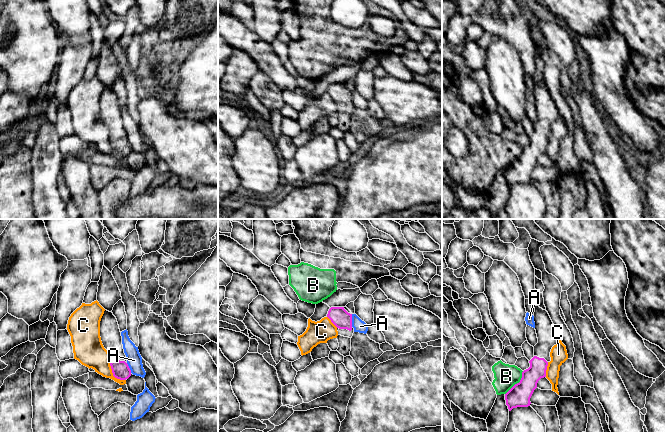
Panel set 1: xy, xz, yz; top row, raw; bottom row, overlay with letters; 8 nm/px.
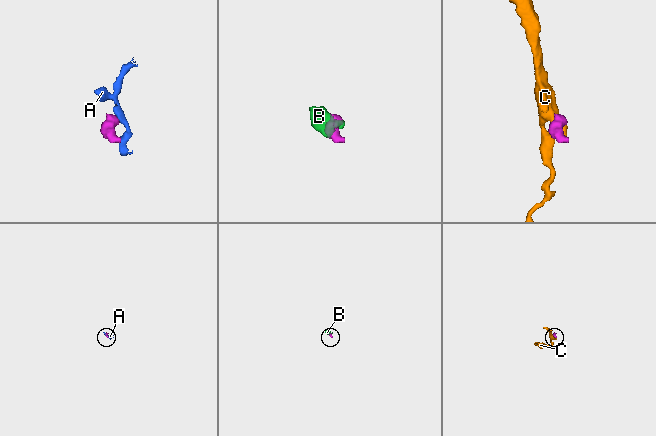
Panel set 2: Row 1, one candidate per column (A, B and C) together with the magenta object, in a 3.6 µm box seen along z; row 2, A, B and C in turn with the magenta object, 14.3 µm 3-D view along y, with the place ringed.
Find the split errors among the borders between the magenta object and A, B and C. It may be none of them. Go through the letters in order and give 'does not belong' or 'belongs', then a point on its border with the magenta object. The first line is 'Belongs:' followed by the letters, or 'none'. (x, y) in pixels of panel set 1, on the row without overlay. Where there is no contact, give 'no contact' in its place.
Belongs: none
A: does not belong; meets magenta in xz at (351, 96)
B: does not belong; meets magenta in yz at (517, 159)
C: does not belong; meets magenta in xy at (113, 151)

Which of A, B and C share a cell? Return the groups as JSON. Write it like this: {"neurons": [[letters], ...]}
{"neurons": [["A"], ["B"], ["C"]]}

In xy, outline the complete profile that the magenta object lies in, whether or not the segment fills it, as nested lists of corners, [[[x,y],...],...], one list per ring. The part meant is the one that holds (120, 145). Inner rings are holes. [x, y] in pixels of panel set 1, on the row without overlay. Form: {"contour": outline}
{"contour": [[[107,86],[104,87],[100,97],[100,113],[104,124],[109,129],[113,152],[120,156],[127,156],[132,149],[124,129],[121,108],[116,93]]]}

